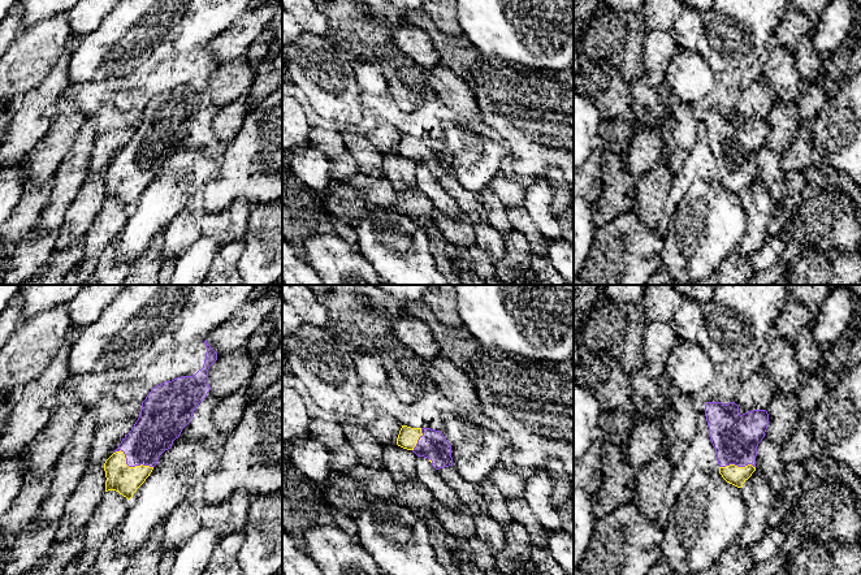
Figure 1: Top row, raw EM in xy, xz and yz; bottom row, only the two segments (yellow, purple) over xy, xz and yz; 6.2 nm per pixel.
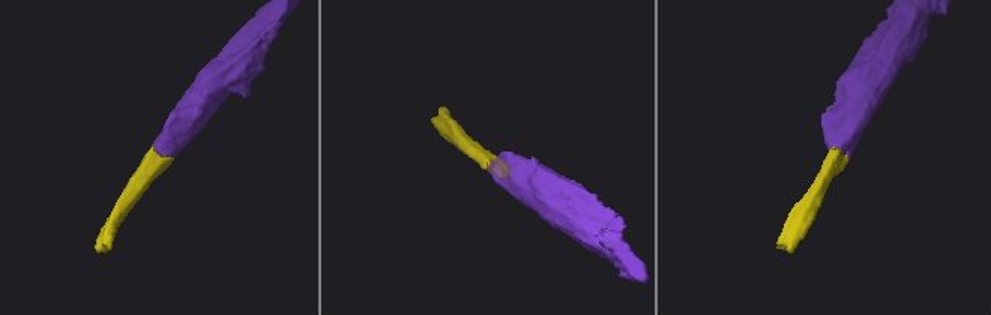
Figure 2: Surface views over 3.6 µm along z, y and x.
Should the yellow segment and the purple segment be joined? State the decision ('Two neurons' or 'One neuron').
One neuron

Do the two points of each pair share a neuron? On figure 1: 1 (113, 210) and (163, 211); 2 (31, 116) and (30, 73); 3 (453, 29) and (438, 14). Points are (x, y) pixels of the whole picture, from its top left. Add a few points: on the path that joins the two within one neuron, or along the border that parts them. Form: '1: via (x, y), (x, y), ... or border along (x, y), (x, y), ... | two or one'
1: border along (129, 208), (126, 223), (120, 233) | two
2: border along (52, 68), (16, 104) | two
3: via (449, 25), (442, 18) | one

